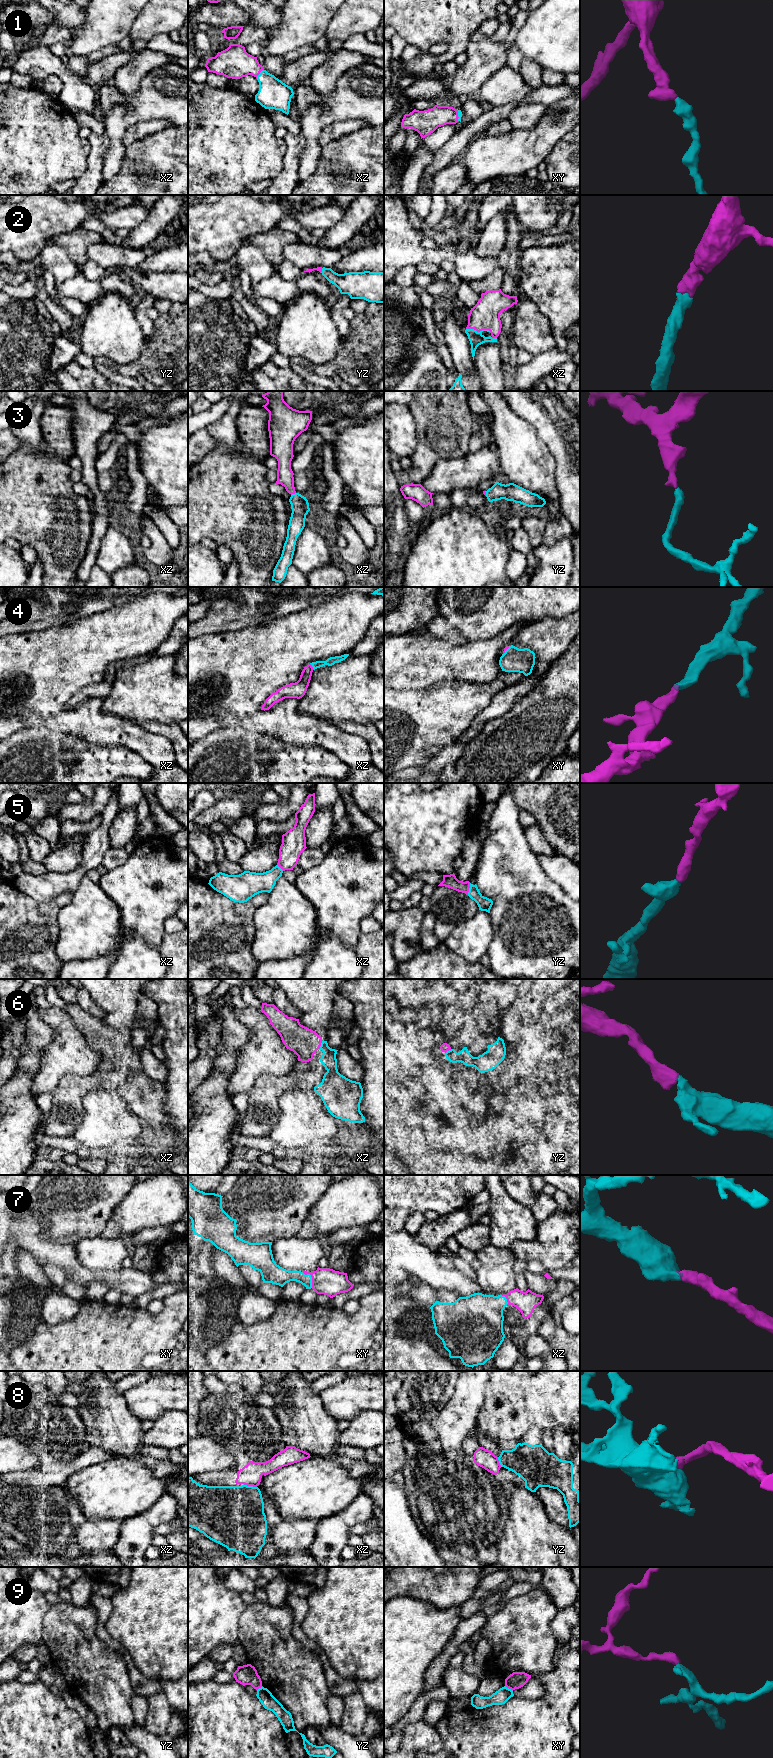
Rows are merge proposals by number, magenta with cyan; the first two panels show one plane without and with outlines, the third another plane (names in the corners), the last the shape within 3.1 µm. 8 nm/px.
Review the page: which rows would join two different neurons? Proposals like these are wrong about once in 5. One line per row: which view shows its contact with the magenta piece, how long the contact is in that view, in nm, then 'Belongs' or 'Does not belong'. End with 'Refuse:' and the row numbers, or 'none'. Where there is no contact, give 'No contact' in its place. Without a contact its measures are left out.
1: Touches magenta in xz. Shared border 90 nm. Belongs
2: Touches magenta in xz. Shared border 200 nm. Belongs
3: Touches magenta in xz. Shared border 50 nm. Belongs
4: Touches magenta in xz. Shared border 70 nm. Belongs
5: Touches magenta in yz. Shared border 100 nm. Belongs
6: Touches magenta in xz. Shared border 80 nm. Belongs
7: Touches magenta in xy. Shared border 150 nm. Belongs
8: Touches magenta in xz. Shared border 110 nm. Does not belong
9: Touches magenta in xy. Shared border 80 nm. Does not belong
Refuse: 8, 9

